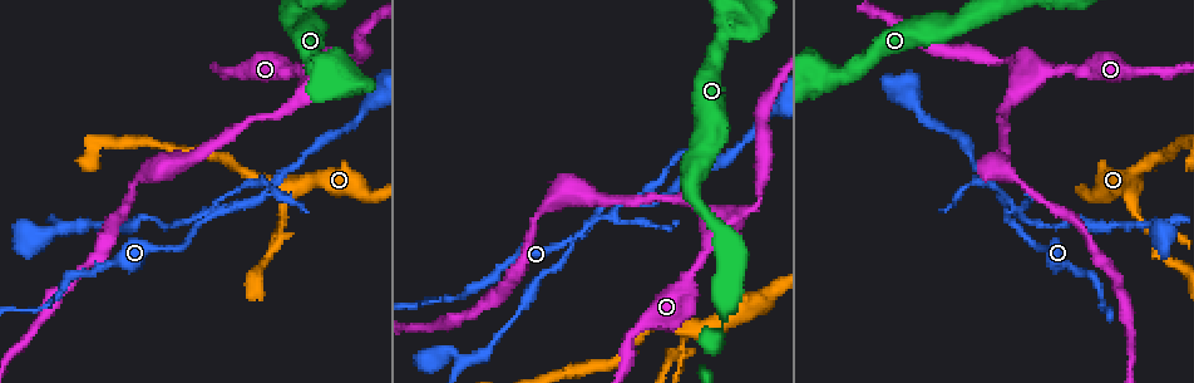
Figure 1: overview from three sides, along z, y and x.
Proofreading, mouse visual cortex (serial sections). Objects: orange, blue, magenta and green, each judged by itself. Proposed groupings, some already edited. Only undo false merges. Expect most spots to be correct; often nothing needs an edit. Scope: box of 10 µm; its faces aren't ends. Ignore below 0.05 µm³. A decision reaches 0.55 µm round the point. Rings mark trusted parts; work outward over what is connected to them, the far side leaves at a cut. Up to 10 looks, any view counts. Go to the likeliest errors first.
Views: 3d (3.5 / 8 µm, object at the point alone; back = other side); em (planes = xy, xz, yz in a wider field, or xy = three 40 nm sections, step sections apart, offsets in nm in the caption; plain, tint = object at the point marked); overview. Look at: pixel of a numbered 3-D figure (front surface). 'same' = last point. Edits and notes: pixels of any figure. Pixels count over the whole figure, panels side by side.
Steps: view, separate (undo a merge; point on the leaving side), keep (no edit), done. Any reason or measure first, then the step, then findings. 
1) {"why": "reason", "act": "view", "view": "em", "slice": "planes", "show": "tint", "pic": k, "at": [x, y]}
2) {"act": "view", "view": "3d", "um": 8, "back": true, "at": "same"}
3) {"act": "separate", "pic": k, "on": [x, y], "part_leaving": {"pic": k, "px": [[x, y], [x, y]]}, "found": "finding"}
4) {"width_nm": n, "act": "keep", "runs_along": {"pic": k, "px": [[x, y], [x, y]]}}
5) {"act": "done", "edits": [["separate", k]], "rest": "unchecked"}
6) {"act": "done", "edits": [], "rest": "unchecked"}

{"why": "four or more arms meet", "act": "view", "view": "3d", "um": 3.5, "back": true, "pic": 1, "at": [599, 214]}

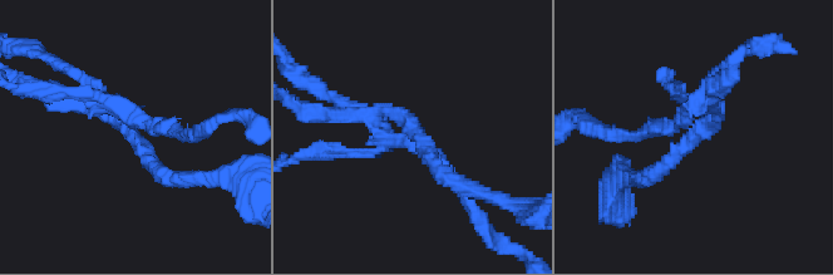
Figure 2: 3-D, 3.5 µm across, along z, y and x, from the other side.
{"act": "view", "view": "em", "slice": "xy", "step": 1, "show": "tint", "pic": 2, "at": [698, 133]}

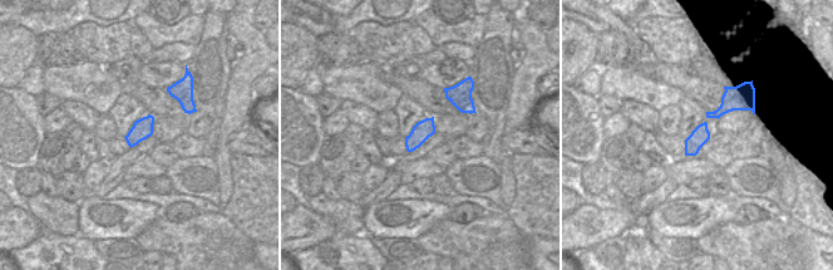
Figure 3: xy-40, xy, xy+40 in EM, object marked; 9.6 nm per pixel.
{"act": "view", "view": "em", "slice": "xy", "step": 3, "show": "tint", "at": "same"}

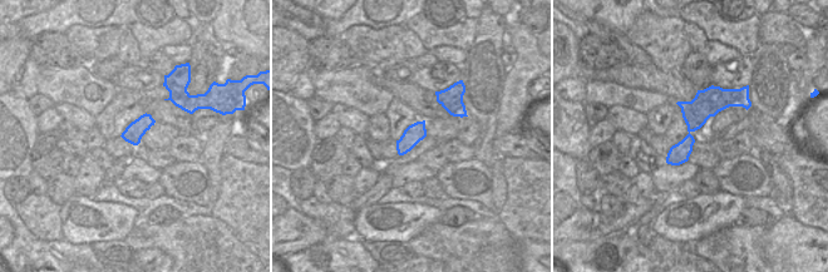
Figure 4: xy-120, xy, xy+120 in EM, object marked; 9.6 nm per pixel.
{"act": "separate", "pic": 2, "on": [334, 150], "part_leaving": {"pic": 2, "px": [[690, 124], [680, 117], [632, 137], [600, 129]]}, "found": "two cells meet here"}

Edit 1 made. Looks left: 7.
{"why": "redraw", "act": "view", "view": "overview"}

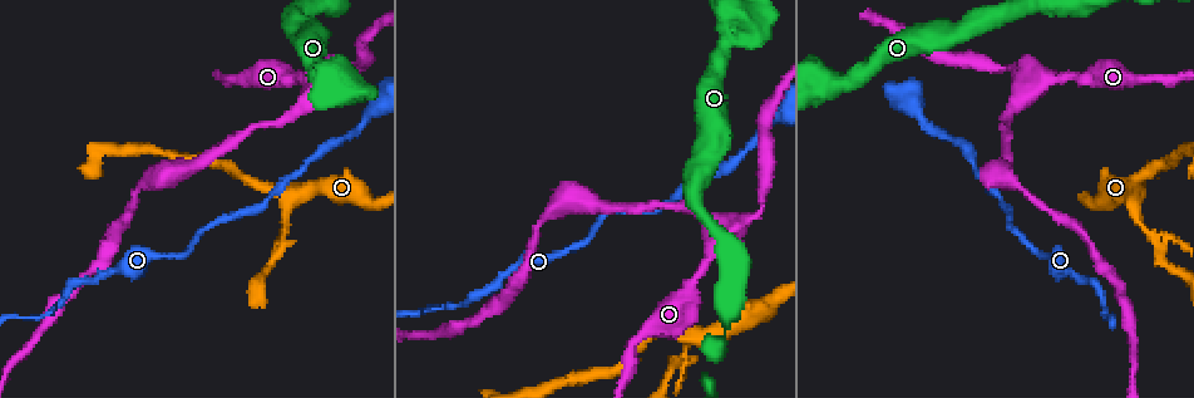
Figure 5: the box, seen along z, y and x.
{"why": "calibre changes", "act": "view", "view": "3d", "um": 3.5, "back": true, "pic": 5, "at": [1141, 225]}

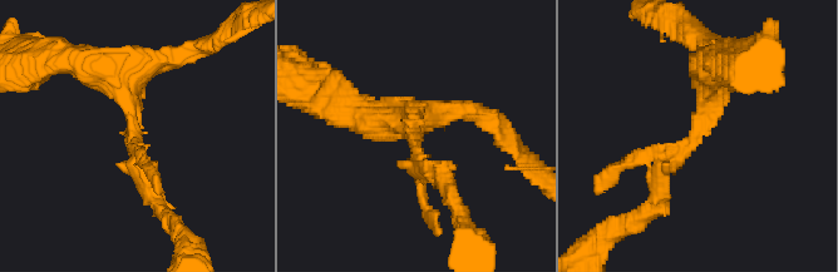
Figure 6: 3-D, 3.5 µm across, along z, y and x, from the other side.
{"why": "need the tissue", "act": "view", "view": "em", "slice": "xy", "step": 2, "show": "tint", "pic": 6, "at": [134, 132]}

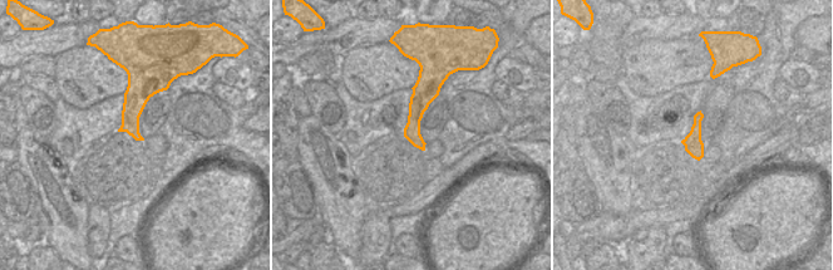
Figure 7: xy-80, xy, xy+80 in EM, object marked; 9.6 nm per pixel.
{"act": "keep", "runs_along": {"pic": 7, "px": [[424, 83], [414, 117], [422, 146]]}, "found": "continuous, no second cell"}

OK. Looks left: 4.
{"act": "view", "view": "3d", "um": 3.5, "pic": 5, "at": [733, 42]}

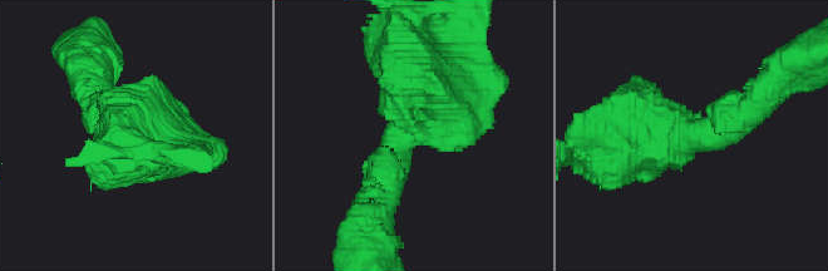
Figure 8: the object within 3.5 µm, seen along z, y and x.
{"act": "view", "view": "em", "slice": "xy", "step": 2, "show": "tint", "pic": 8, "at": [410, 134]}

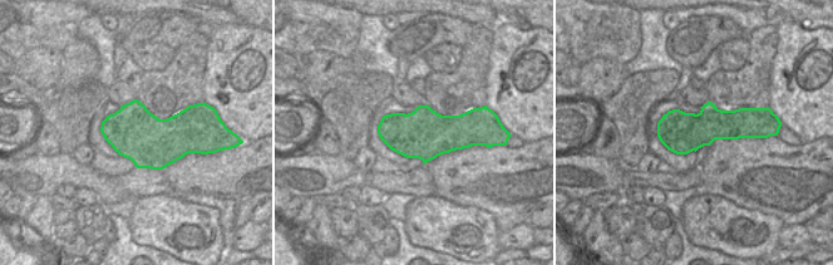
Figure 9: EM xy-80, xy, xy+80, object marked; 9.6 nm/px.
{"why": "cut it another way", "act": "view", "view": "em", "slice": "xy", "step": 1, "show": "tint", "at": "same"}

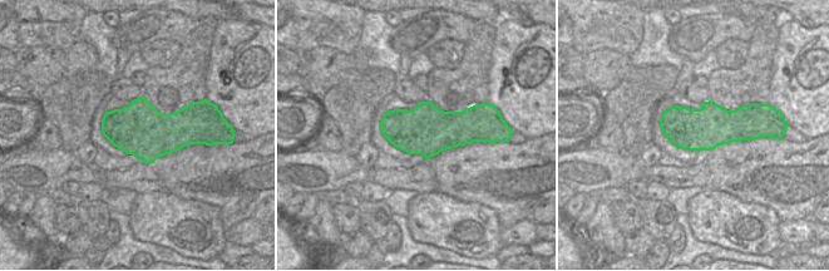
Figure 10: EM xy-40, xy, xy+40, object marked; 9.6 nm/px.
{"act": "keep", "runs_along": {"pic": 8, "px": [[379, 198], [394, 147], [468, 79]]}, "found": "all the same cell"}

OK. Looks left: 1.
{"act": "done", "edits": [["separate", 2]], "rest": "unchecked"}

